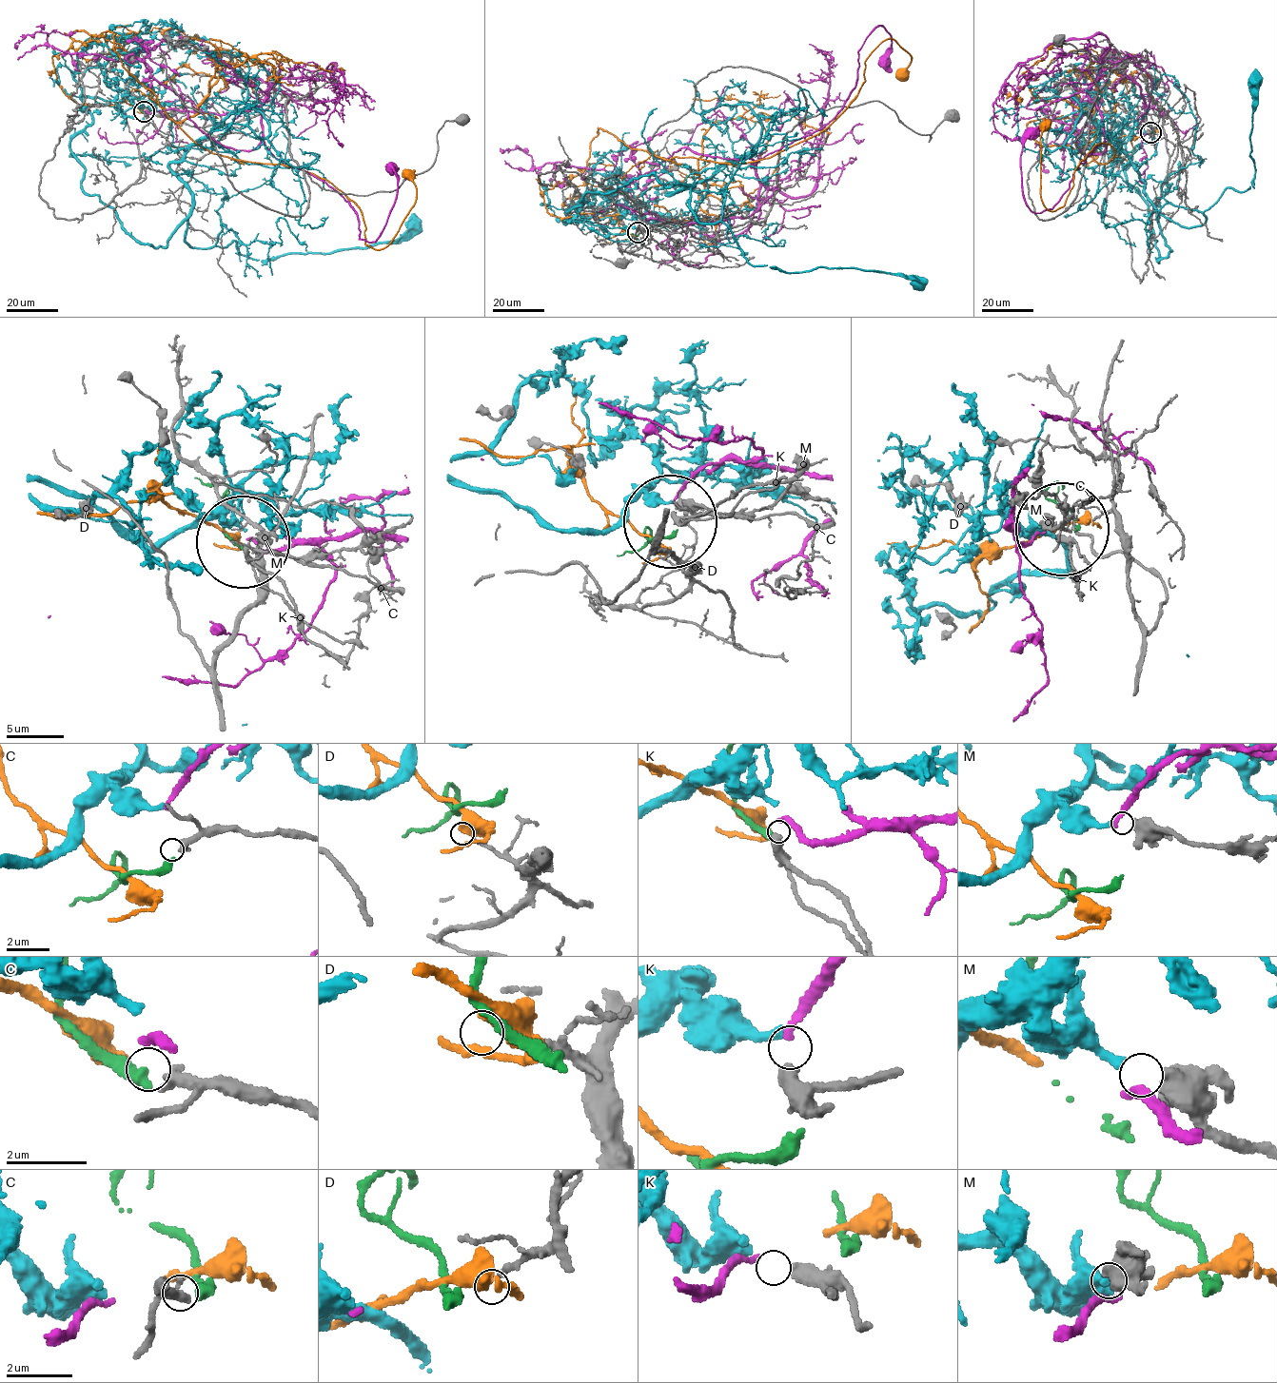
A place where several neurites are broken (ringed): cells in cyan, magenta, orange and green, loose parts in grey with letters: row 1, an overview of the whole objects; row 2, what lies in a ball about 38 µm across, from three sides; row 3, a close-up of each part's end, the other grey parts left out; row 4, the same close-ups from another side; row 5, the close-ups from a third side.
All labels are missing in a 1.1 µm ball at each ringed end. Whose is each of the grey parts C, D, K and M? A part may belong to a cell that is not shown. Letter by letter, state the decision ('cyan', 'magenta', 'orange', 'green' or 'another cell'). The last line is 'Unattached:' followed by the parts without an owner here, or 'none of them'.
C: green
D: another cell
K: magenta
M: cyan
Unattached: D

